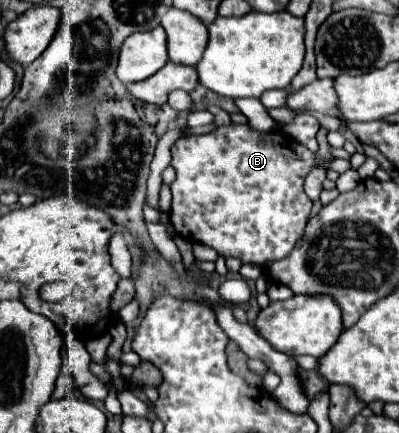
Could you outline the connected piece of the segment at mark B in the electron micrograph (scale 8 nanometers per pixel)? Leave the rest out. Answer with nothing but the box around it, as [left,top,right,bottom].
[170,123,334,265]

